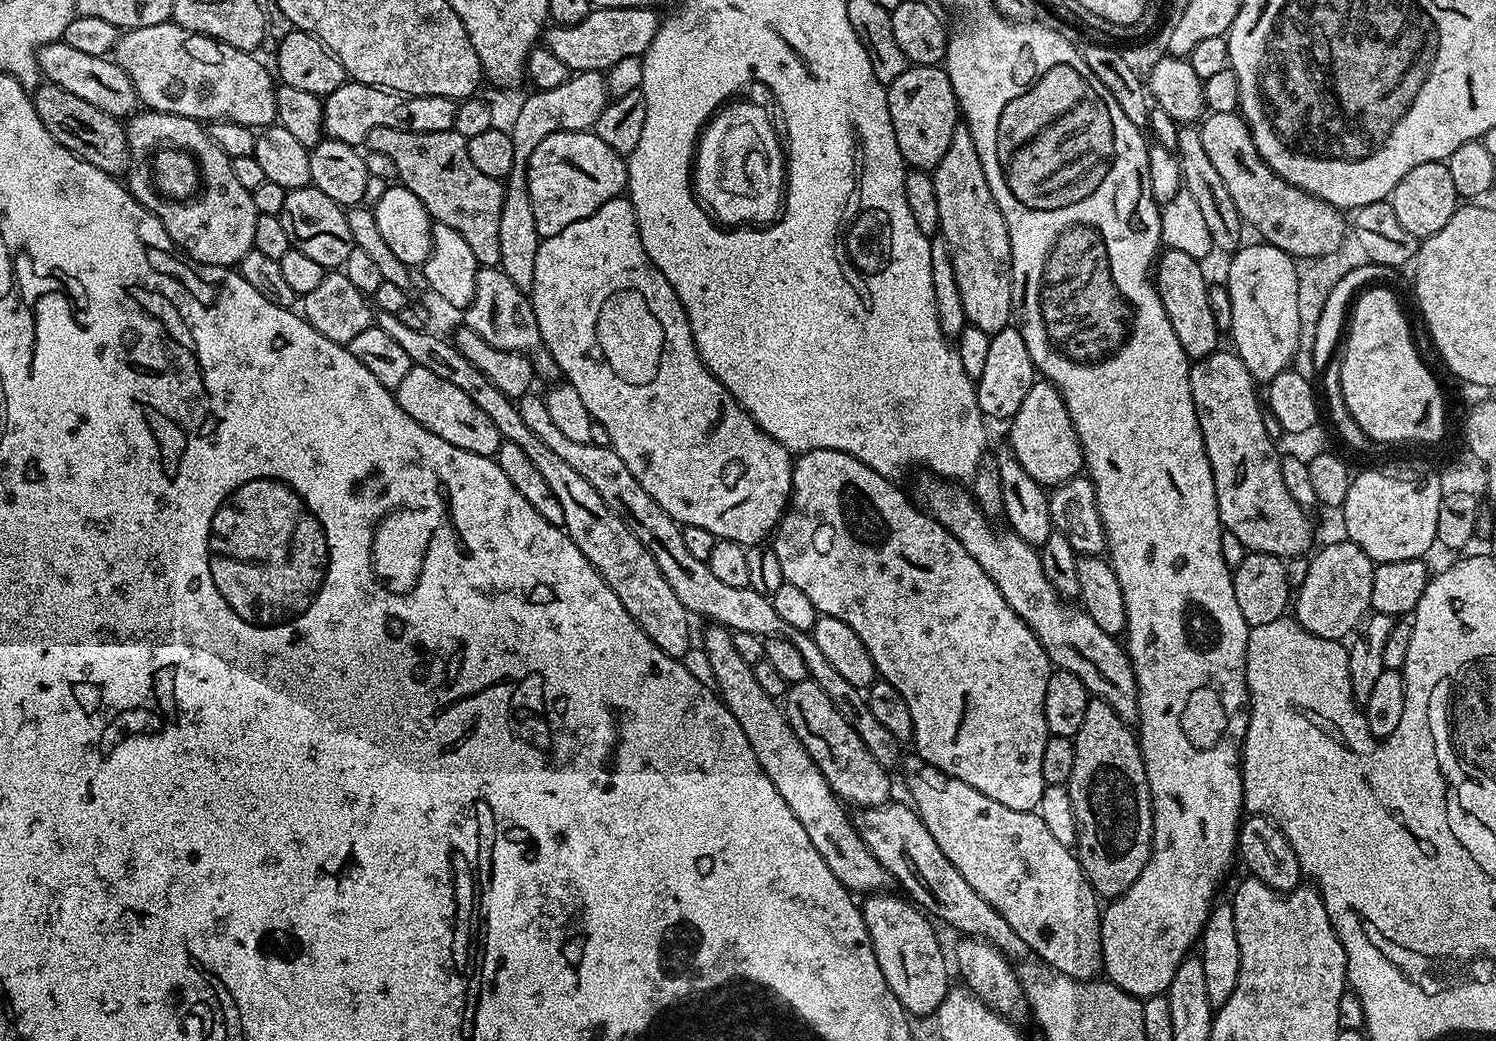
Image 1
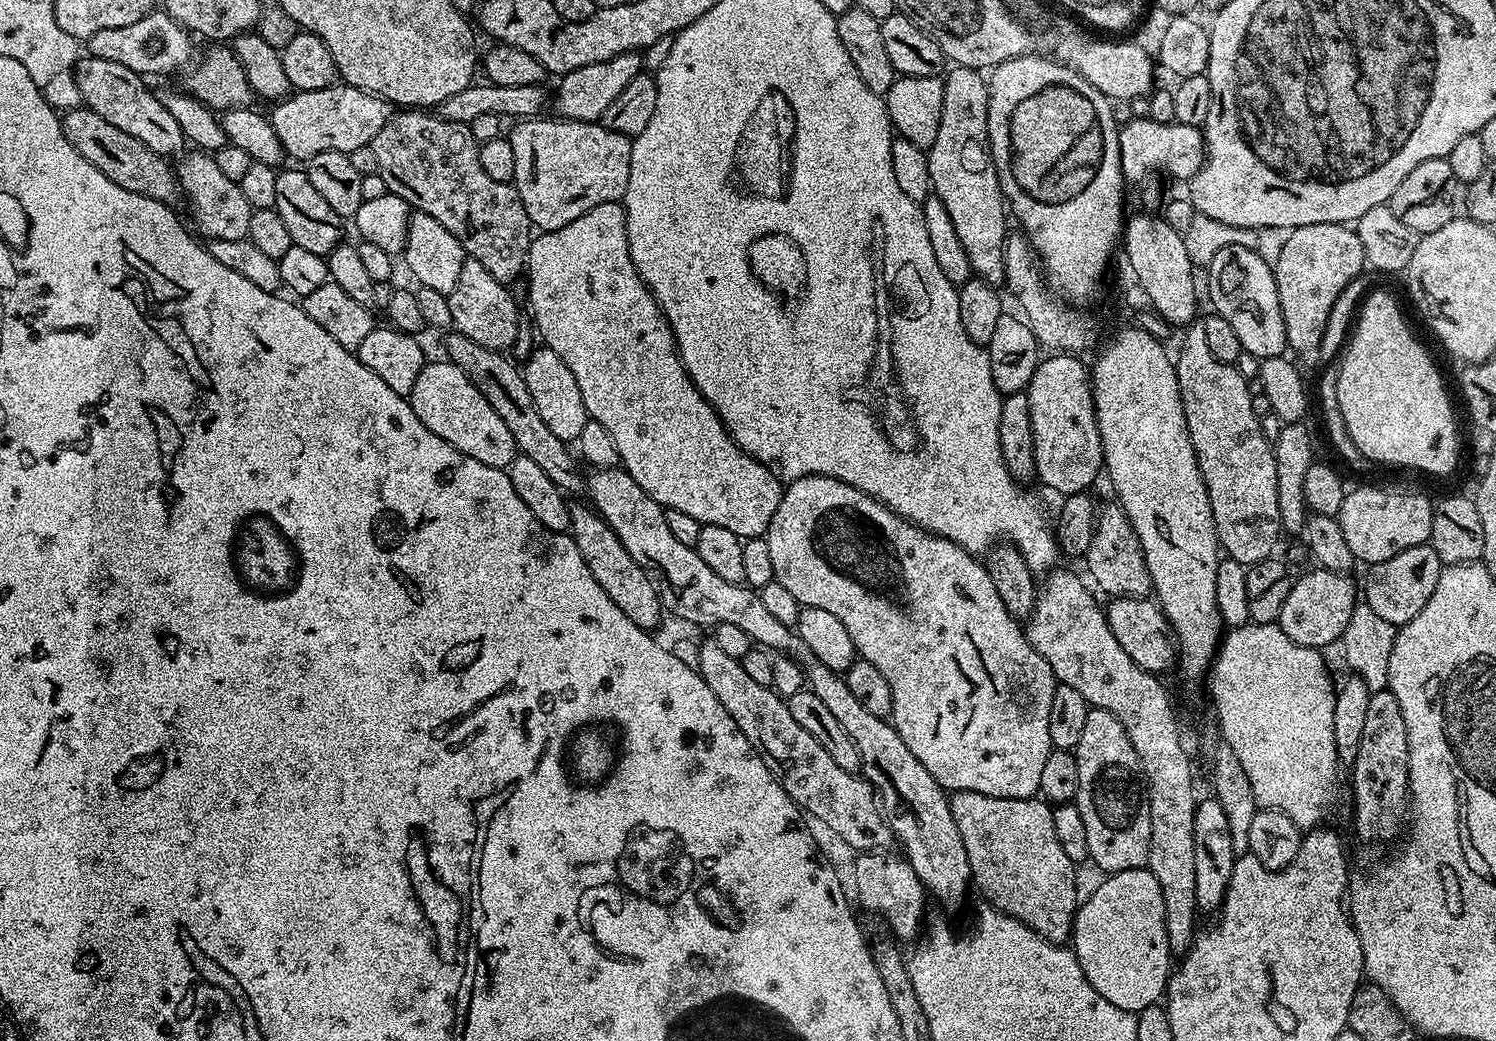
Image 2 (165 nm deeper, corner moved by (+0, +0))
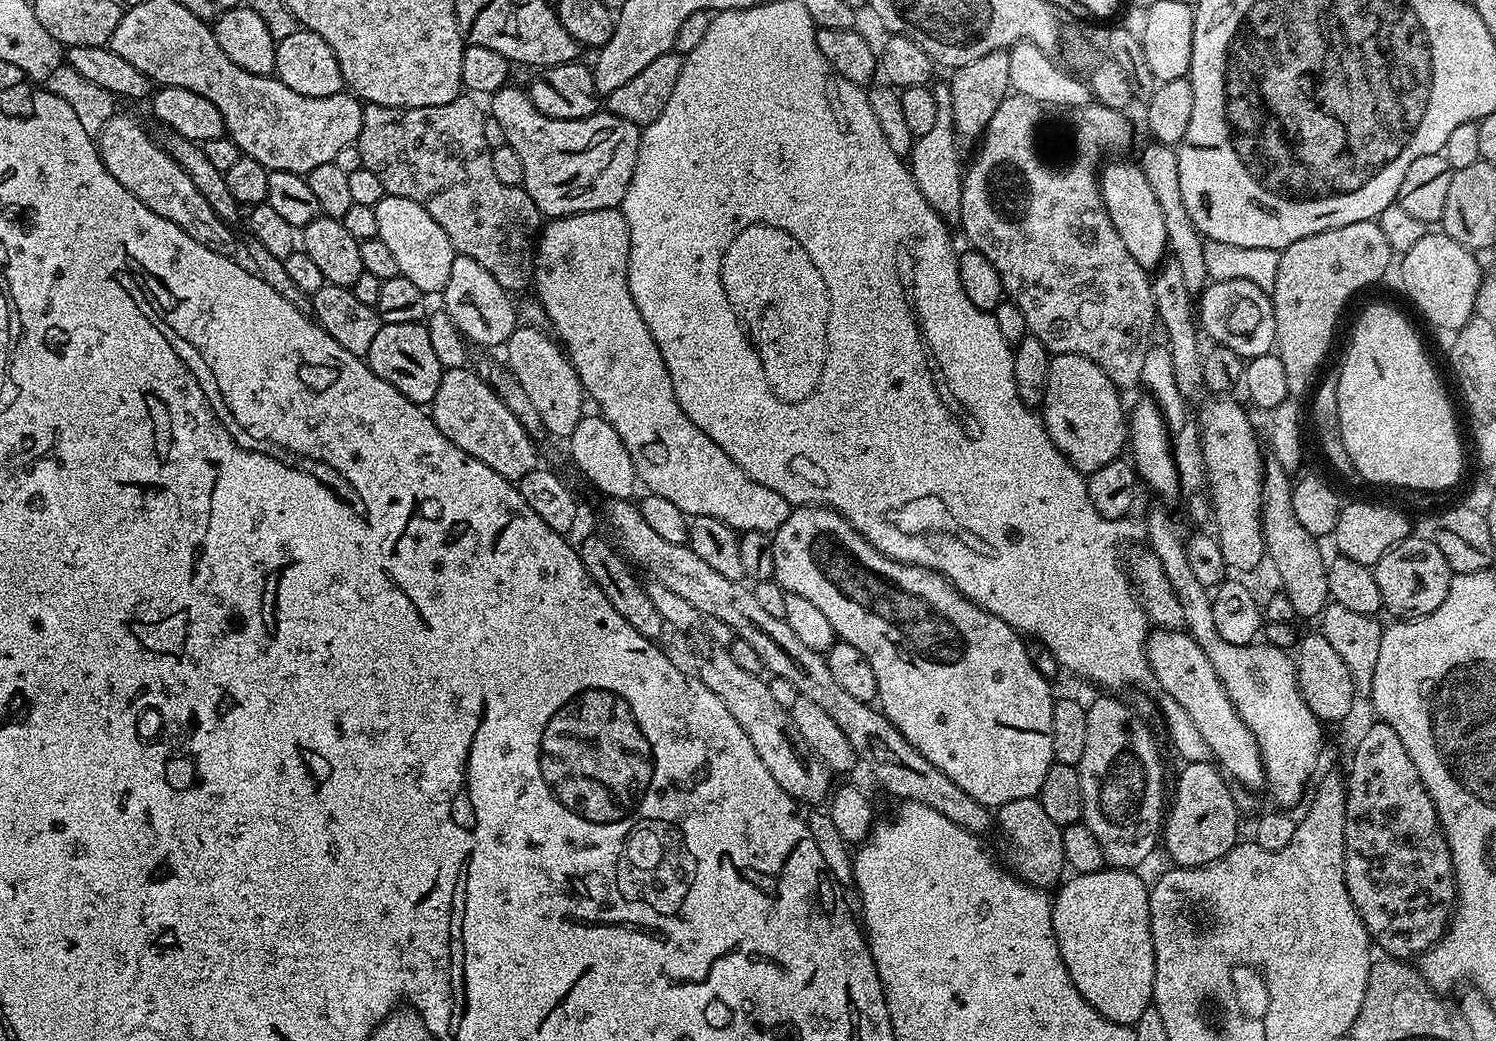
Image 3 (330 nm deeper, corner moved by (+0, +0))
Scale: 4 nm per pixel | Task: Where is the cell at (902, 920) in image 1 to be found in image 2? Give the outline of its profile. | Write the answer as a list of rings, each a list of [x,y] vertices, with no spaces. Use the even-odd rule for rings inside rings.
[[[881,850],[857,855],[856,865],[852,868],[852,884],[856,887],[856,896],[860,899],[861,906],[866,911],[881,916],[885,926],[889,928],[887,931],[897,941],[905,942],[904,940],[912,939],[915,941],[921,935],[922,925],[925,923],[924,883],[914,874],[907,859],[900,854],[895,856],[894,853],[892,850]]]

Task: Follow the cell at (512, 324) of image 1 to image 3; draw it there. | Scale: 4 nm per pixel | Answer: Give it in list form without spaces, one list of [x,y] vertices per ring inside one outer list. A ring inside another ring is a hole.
[[[456,255],[454,266],[450,266],[450,278],[444,287],[442,299],[444,299],[443,311],[450,314],[454,326],[458,326],[465,341],[471,342],[473,345],[475,345],[474,343],[507,345],[510,334],[514,334],[514,330],[518,327],[518,308],[513,297],[505,288],[498,286],[498,282],[494,282],[494,274],[490,274],[490,270],[486,270],[486,266],[478,266],[478,262],[474,262],[474,258]]]

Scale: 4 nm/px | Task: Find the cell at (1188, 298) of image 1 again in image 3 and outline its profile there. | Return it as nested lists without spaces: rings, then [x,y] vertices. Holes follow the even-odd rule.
[[[1116,160],[1105,168],[1103,165],[1098,179],[1110,222],[1114,222],[1118,238],[1122,238],[1122,246],[1130,250],[1138,266],[1145,270],[1159,268],[1168,252],[1166,221],[1162,219],[1162,206],[1158,206],[1158,198],[1154,198],[1154,189],[1150,187],[1150,182],[1146,182],[1146,174],[1142,174],[1139,163]]]

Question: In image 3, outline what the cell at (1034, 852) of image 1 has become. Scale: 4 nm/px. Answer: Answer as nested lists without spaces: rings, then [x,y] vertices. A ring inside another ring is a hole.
[[[1022,798],[1014,802],[1006,802],[995,813],[994,820],[998,825],[998,832],[1000,828],[1001,834],[1008,839],[1009,862],[1007,863],[1011,871],[1020,879],[1034,888],[1048,890],[1065,875],[1063,874],[1066,872],[1066,865],[1062,850],[1062,829],[1046,815],[1046,810],[1042,810],[1039,799]]]

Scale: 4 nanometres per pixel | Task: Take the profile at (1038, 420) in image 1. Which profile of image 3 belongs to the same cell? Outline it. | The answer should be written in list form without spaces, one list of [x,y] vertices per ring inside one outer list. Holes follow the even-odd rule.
[[[1056,354],[1052,356],[1048,381],[1046,382],[1046,394],[1042,405],[1042,419],[1044,429],[1050,434],[1054,446],[1064,457],[1085,474],[1106,466],[1106,462],[1121,459],[1128,443],[1128,421],[1126,408],[1120,405],[1121,389],[1106,378],[1106,374],[1090,358],[1078,354]]]

